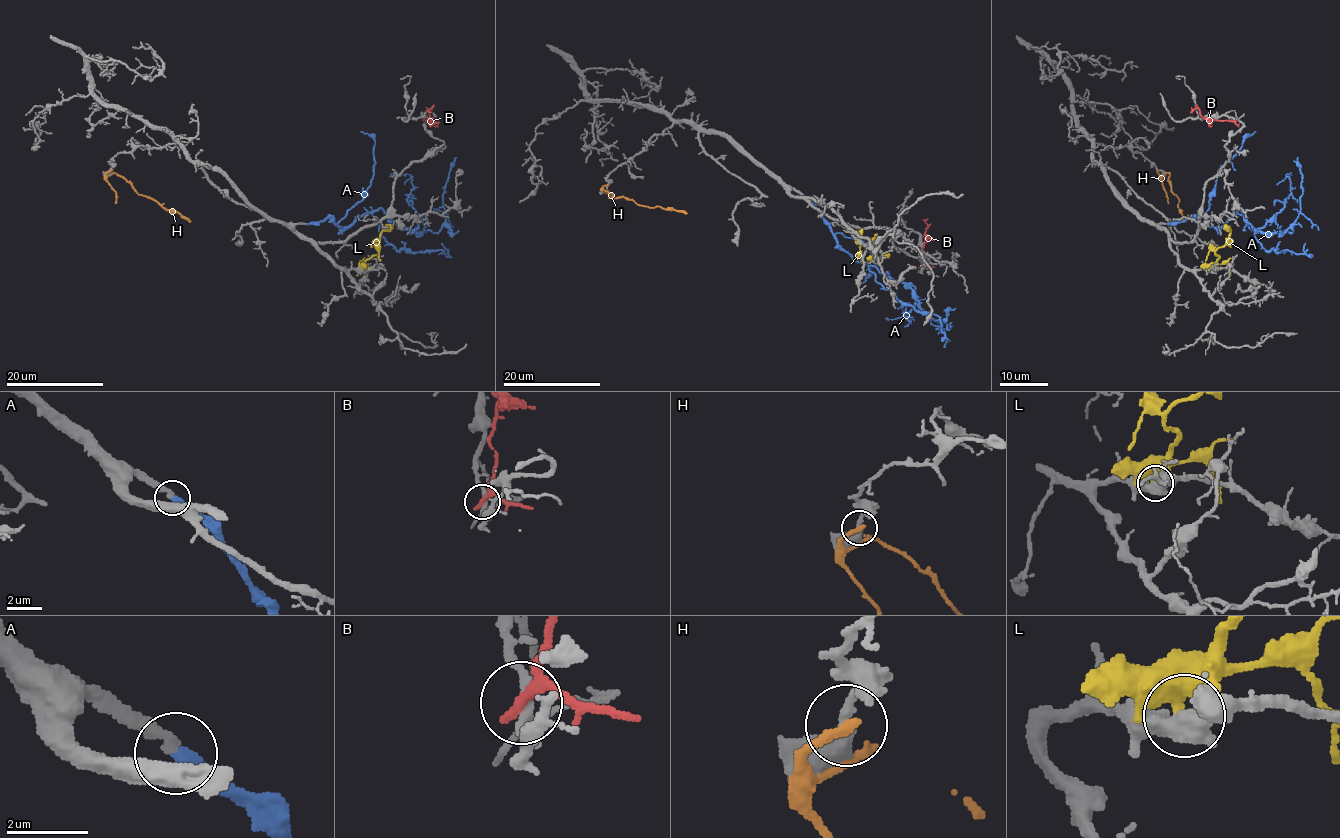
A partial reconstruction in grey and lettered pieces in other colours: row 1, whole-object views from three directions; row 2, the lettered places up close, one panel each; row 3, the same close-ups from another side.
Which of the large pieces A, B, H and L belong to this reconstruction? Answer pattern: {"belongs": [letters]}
{"belongs": ["A"]}

